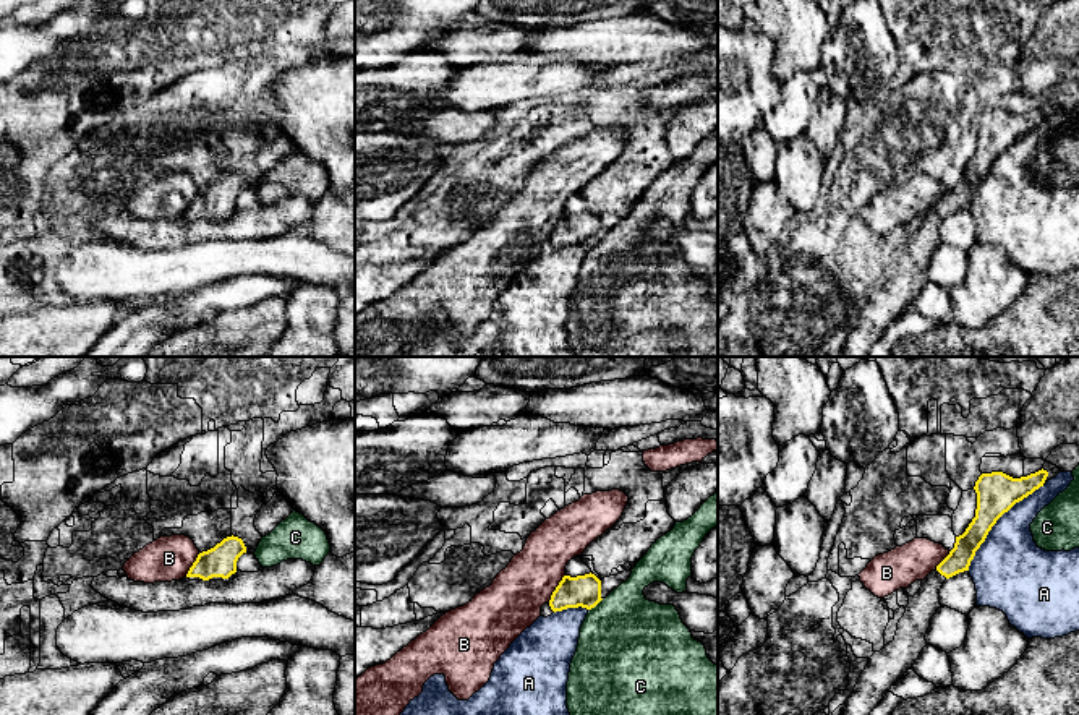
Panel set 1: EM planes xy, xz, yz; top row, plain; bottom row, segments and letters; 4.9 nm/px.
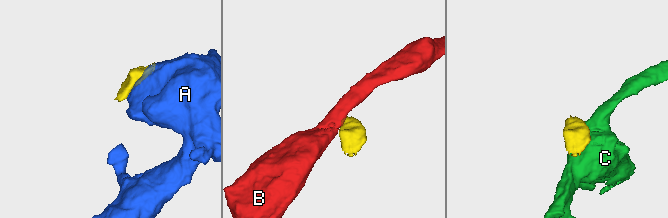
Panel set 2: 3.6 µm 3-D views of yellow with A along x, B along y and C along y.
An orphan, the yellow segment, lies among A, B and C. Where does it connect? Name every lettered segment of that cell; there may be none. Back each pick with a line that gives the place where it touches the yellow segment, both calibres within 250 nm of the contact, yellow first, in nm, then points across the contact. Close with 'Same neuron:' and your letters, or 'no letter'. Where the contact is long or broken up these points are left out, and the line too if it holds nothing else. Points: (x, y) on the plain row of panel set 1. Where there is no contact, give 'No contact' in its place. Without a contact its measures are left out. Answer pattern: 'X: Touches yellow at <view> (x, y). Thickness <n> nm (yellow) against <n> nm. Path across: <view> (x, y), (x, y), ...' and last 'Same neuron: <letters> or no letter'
Same neuron: no letter

